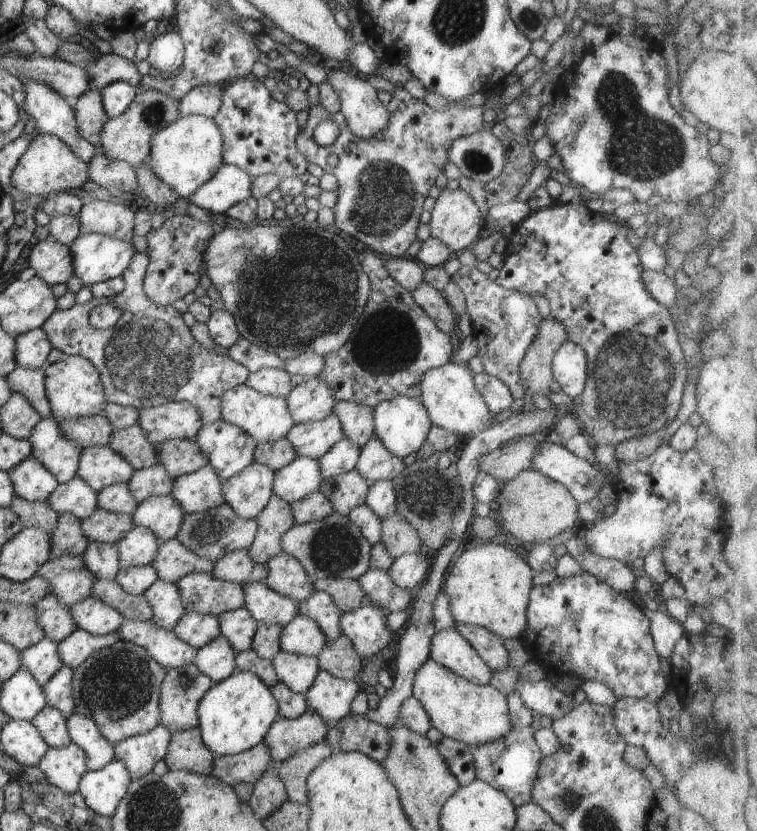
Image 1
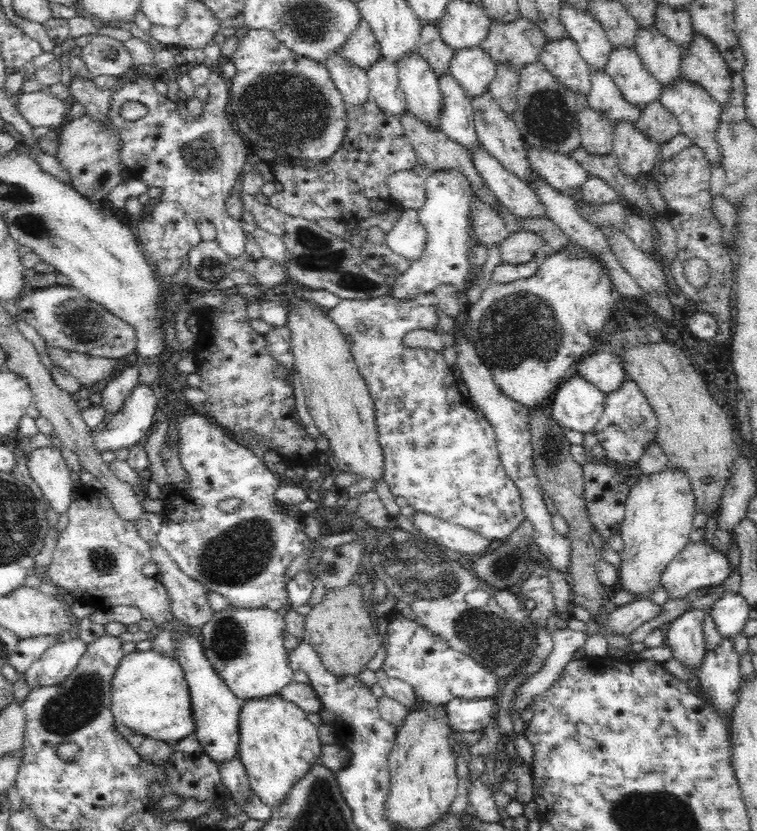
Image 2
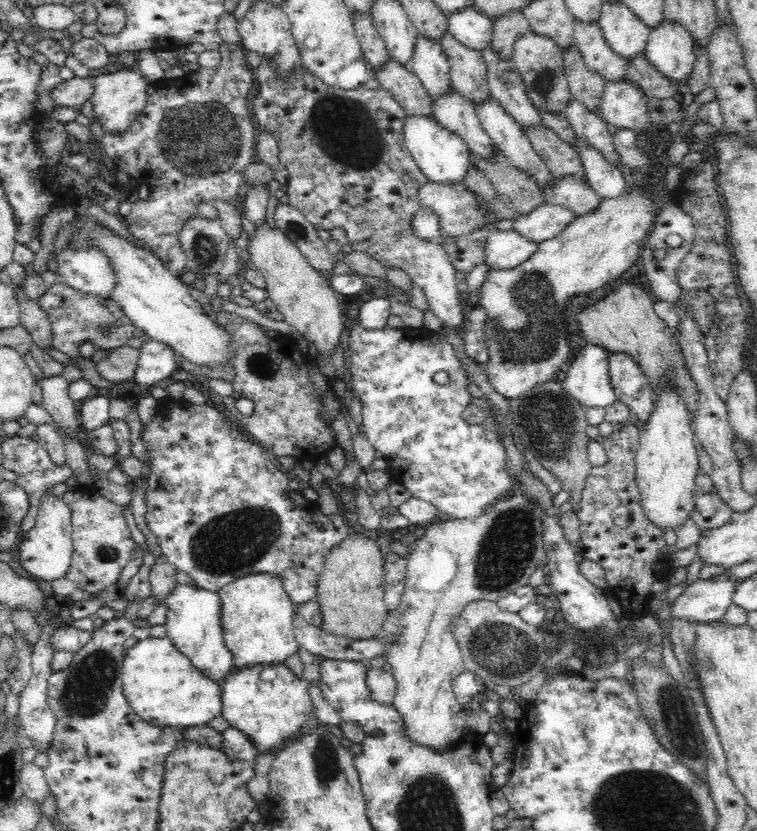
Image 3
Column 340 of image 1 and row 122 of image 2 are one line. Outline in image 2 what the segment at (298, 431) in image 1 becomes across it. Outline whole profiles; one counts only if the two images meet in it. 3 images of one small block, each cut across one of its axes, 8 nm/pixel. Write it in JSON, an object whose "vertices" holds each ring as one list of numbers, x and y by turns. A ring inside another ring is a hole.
{"vertices":[[412,51,397,64,399,85,404,91,407,109,416,119,440,129,439,114,443,105,438,76,428,61]]}

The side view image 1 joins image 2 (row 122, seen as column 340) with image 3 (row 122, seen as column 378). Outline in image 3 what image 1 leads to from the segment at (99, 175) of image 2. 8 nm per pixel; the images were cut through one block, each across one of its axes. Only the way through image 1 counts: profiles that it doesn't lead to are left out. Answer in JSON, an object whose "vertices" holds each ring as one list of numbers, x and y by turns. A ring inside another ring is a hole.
{"vertices":[[132,67,113,73,95,73,91,102,95,118,101,123,105,134,123,137,128,132,130,123,137,120,145,107,149,84,150,82,142,75,139,68]]}

